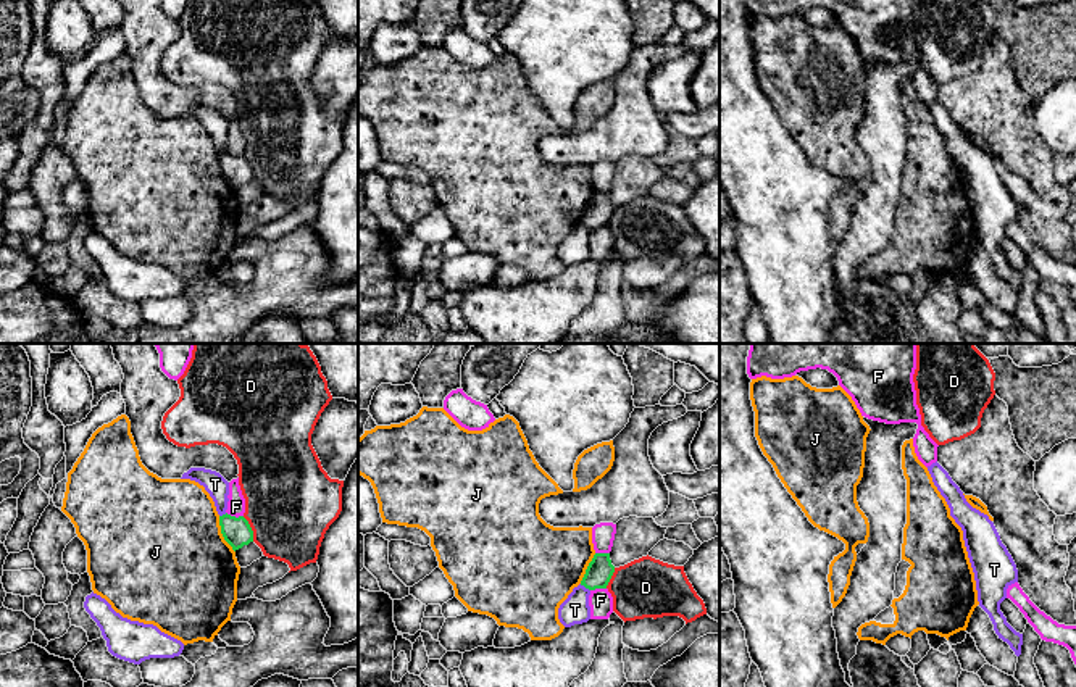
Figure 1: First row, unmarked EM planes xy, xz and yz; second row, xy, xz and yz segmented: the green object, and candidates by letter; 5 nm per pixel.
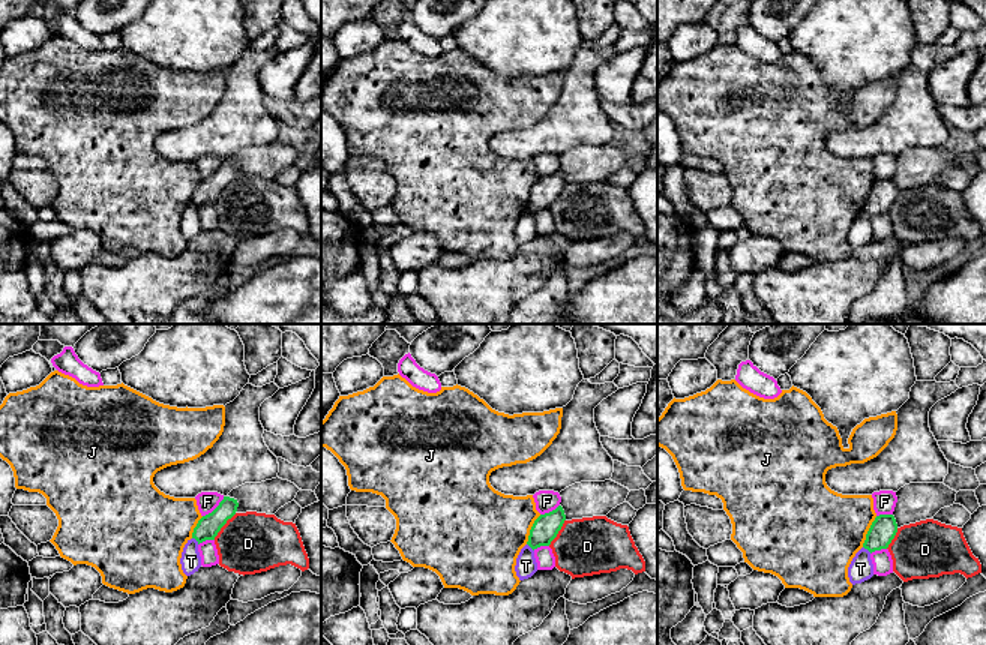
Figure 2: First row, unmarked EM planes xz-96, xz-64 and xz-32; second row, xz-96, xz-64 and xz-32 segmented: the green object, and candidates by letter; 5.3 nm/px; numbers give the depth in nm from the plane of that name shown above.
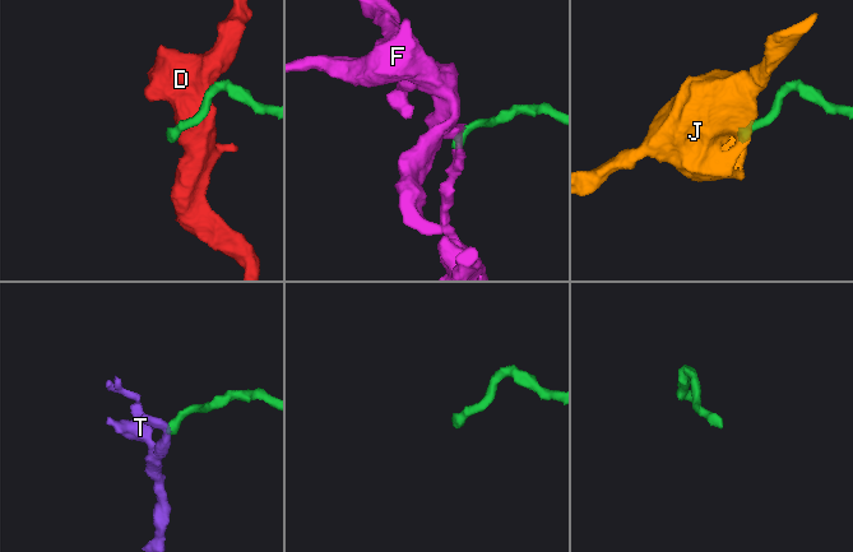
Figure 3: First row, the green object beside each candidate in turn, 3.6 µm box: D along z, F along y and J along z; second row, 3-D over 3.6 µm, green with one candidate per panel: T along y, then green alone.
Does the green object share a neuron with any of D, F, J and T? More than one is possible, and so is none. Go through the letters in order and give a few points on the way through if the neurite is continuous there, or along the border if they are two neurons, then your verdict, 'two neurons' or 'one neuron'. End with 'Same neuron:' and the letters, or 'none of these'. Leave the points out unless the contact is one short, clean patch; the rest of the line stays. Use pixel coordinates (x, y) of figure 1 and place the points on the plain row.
D: two neurons
F: border along xy (226, 150), (242, 155); two neurons
J: border along xy (218, 155), (221, 174), (234, 191); two neurons
T: border along xz (579, 223), (589, 229); two neurons
Same neuron: none of these

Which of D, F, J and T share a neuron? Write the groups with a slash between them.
D / F / J / T

